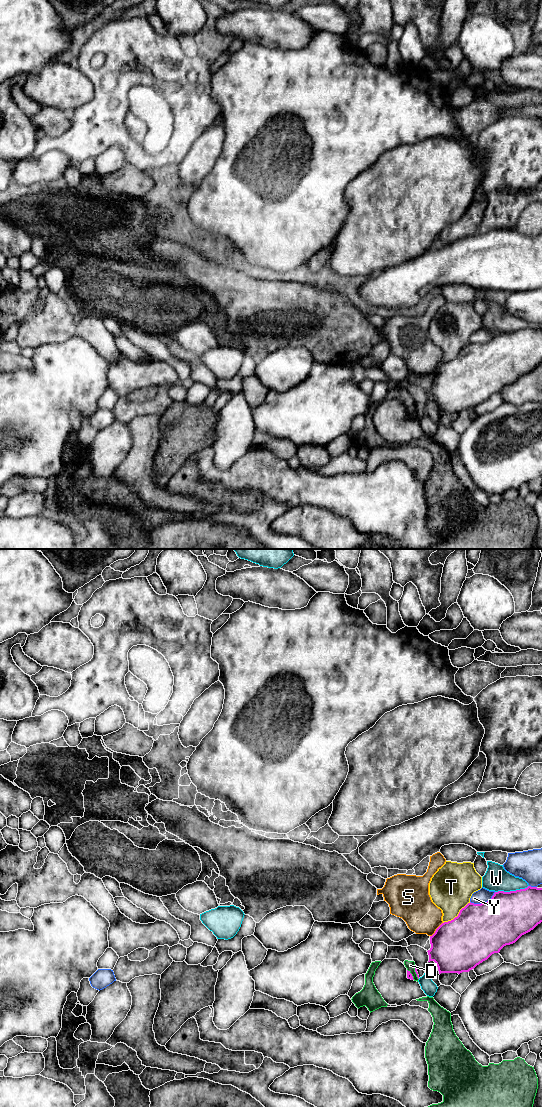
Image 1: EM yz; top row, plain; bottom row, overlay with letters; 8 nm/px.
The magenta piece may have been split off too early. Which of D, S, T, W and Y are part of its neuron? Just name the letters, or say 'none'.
none

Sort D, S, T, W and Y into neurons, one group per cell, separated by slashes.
D / S / T / W / Y

